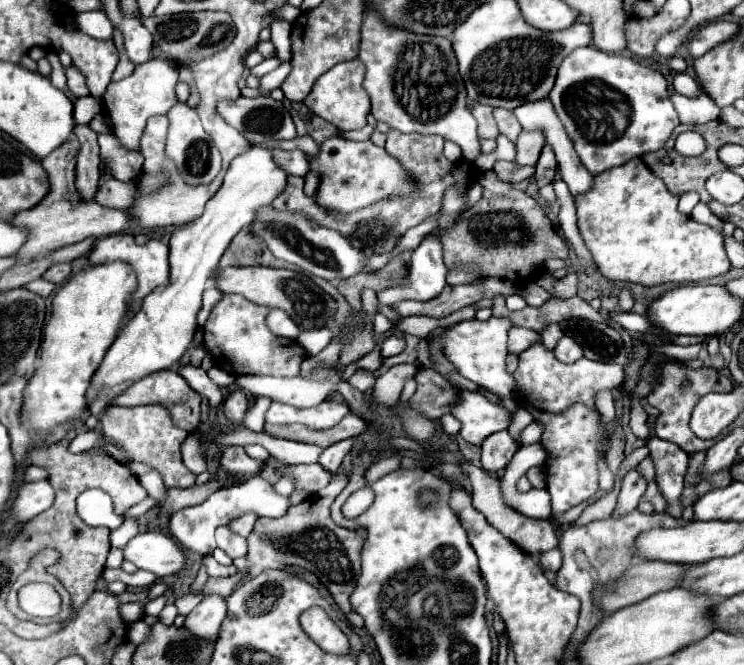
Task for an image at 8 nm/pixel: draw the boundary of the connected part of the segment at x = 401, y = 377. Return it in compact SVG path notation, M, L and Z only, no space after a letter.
M401 363L388 369L378 378L370 400L374 404L384 404L384 406L392 406L400 400L400 392L406 384L408 378L414 378L414 374L418 372L418 368L413 364Z

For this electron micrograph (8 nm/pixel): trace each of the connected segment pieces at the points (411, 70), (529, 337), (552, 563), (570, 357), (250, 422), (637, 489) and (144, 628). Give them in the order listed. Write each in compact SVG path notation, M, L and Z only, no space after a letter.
M374 10L362 22L360 60L366 64L364 88L372 100L372 114L400 132L438 134L462 148L462 156L474 162L482 150L476 136L476 120L466 108L466 88L458 74L456 56L448 38L420 36L386 26Z
M510 328L508 332L508 352L512 354L520 354L526 348L530 348L532 344L536 344L540 340L540 334L528 328Z
M548 550L544 554L540 554L540 566L544 570L552 570L552 572L558 572L558 568L562 566L562 554L560 550Z
M564 336L564 338L558 340L558 346L554 348L554 354L556 354L556 358L558 358L560 362L564 362L564 364L578 362L578 360L584 356L580 344L578 344L576 340L572 340L570 336Z
M259 397L256 400L255 405L251 408L250 412L248 410L248 412L246 413L242 424L243 426L257 432L265 431L265 417L262 416L267 411L267 408L263 408L263 403L265 402L265 400L267 400L269 404L271 403L271 400L268 398Z
M638 468L630 470L624 480L622 480L622 488L620 488L620 496L618 496L618 506L616 506L616 514L626 514L630 510L634 510L642 498L642 494L646 492L646 478L638 472Z
M138 620L138 622L134 622L134 624L130 624L128 626L128 640L132 642L132 644L142 644L144 640L146 640L146 636L148 636L148 632L150 632L150 626L148 624L144 624L142 620Z

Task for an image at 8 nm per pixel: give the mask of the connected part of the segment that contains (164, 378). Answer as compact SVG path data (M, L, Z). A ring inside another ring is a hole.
M172 368L170 370L158 370L154 374L148 374L144 376L142 380L134 382L128 390L124 390L118 398L114 398L112 404L118 404L118 406L140 406L140 404L162 404L174 418L174 426L186 430L186 432L192 432L198 422L200 422L200 394L194 392L188 382L178 374L174 372Z

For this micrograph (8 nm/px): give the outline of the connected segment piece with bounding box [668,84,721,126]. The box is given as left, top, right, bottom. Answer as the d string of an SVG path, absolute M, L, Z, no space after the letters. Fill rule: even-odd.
M672 84L668 86L668 92L670 92L670 100L678 112L678 118L682 124L688 124L688 126L698 126L698 124L706 124L710 120L716 120L720 115L720 108L716 108L714 102L706 100L704 92L700 90L700 96L698 98L686 98L682 94L678 94Z

